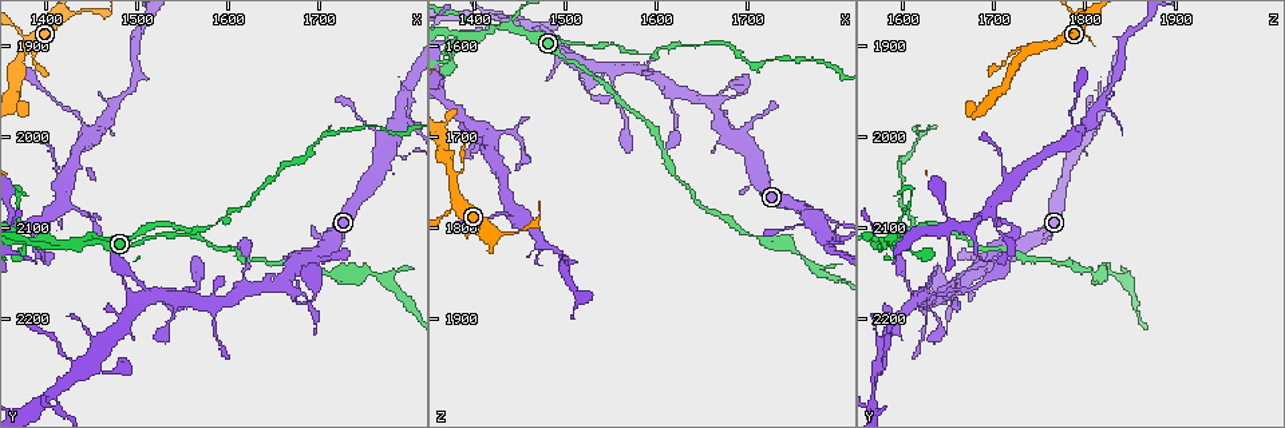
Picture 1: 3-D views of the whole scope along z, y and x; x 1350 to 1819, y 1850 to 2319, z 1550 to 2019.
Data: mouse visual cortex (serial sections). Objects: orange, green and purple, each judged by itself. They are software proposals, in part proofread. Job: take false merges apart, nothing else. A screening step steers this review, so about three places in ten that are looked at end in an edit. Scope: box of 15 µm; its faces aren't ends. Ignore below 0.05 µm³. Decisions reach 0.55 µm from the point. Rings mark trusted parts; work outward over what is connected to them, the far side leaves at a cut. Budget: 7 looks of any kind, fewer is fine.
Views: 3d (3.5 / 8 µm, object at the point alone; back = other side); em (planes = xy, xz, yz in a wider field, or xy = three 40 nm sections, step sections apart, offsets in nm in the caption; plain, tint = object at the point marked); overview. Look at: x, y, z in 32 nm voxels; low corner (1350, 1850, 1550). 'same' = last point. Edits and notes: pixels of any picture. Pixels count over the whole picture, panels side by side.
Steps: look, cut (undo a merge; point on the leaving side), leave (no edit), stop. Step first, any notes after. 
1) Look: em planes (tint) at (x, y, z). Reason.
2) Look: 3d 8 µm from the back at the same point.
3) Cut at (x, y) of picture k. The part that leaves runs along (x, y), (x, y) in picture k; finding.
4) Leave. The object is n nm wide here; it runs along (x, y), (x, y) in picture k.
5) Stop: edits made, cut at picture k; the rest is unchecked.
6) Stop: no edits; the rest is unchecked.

Look: 3d 3.5 µm at (1515, 2175, 1615). Thin neck.

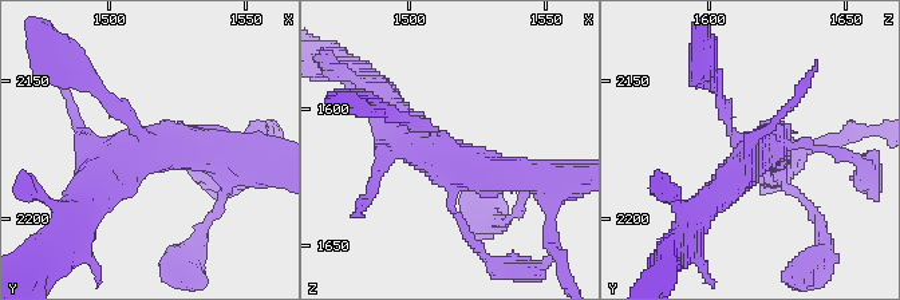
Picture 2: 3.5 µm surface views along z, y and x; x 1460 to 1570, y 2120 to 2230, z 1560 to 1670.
Look: em xy step 1 (tint) at (1512, 2176, 1617).

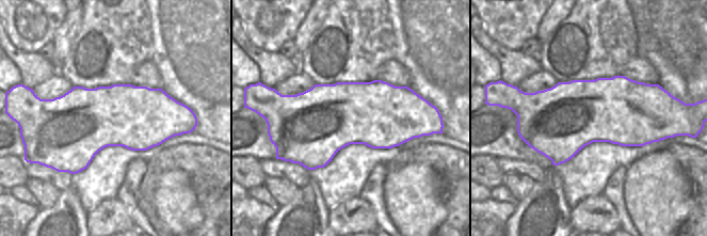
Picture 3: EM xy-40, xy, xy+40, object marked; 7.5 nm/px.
Leave. It runs along (529, 176), (435, 158), (386, 114) in picture 2; all the same cell.

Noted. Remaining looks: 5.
Look: 3d 3.5 µm at (1700, 2135, 1685). Calibre changes.

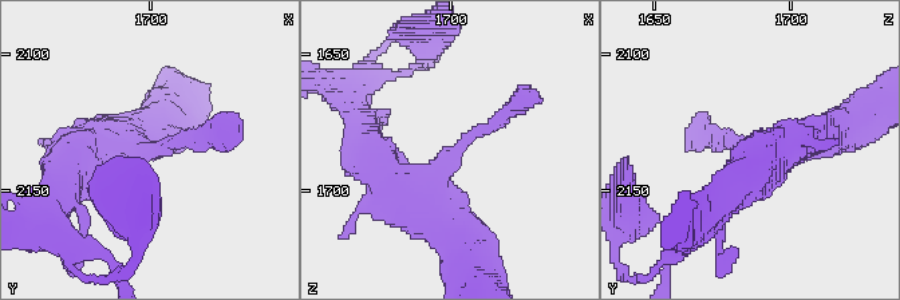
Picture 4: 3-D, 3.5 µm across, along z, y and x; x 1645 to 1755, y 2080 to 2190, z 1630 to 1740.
Look: em xy step 1 (tint) at (1703, 2136, 1686). Shape alone is not enough.

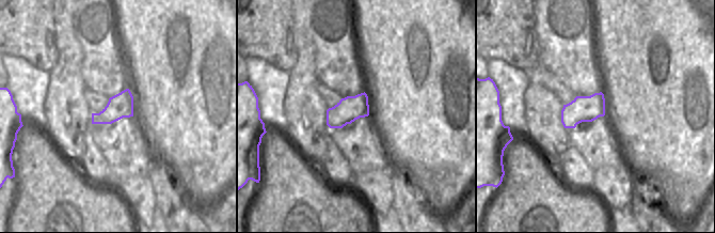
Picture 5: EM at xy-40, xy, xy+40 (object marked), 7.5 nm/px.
Look: em xy step 2 (tint) at the same point.

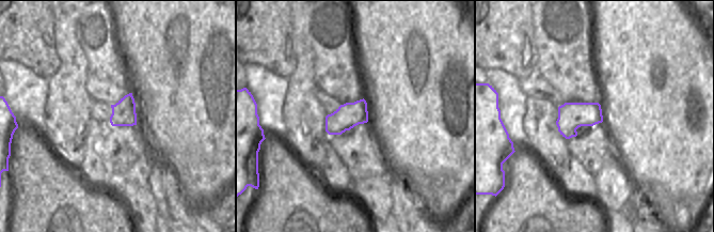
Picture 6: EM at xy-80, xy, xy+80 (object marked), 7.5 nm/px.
Leave. It runs along (434, 224), (438, 165), (524, 99) in picture 4; continuous, no second cell.

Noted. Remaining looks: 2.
Look: 3d 3.5 µm at (1790, 1990, 1810). Four or more arms meet.

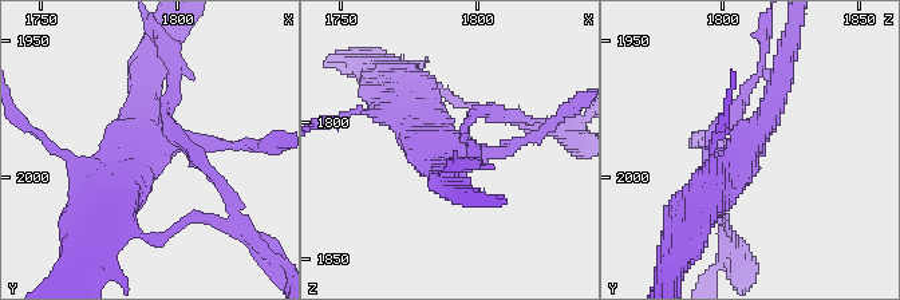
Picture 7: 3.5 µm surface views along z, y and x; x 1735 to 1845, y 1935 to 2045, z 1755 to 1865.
Look: em xy step 1 (tint) at (1788, 1986, 1809). Shape alone is not enough.

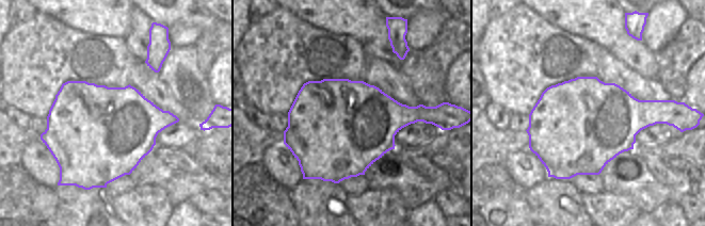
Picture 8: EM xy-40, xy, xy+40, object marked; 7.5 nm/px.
Cut at (174, 78) of picture 7. The object is 750 nm wide here; the part that leaves runs along (738, 117), (738, 101), (761, 68), (765, 35) in picture 7; two cells meet here.

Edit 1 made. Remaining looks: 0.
Stop: edits made, cut at picture 7; the rest is unchecked.

